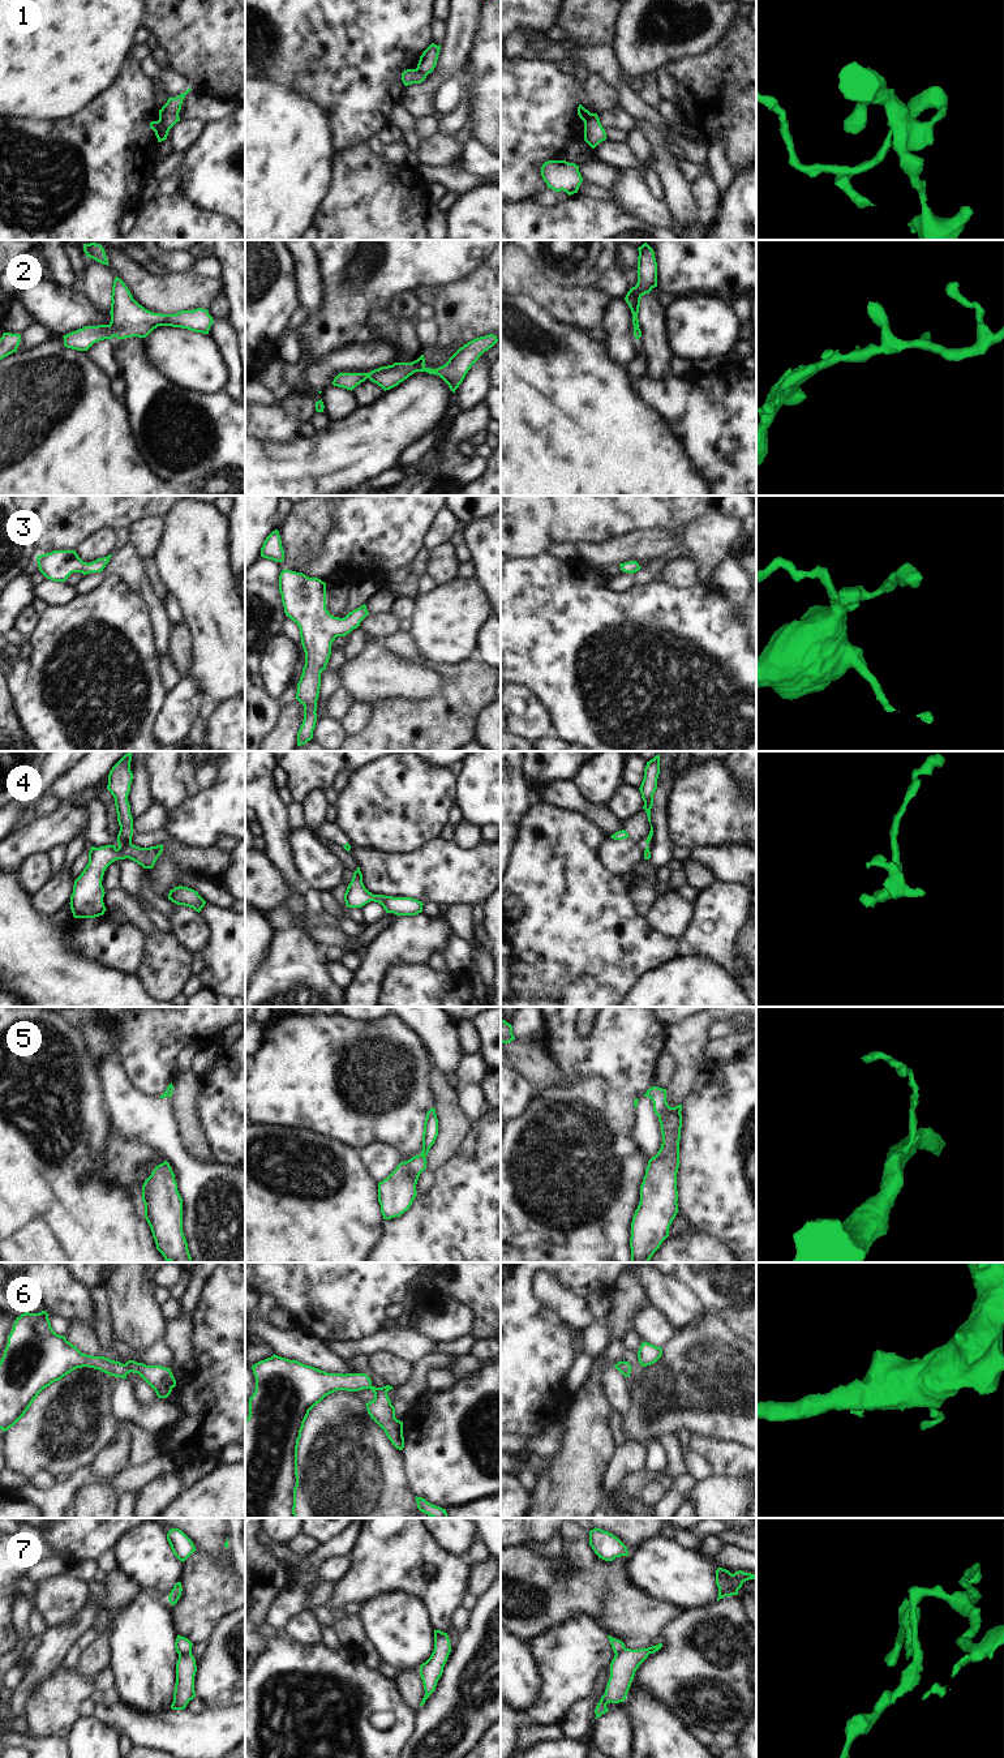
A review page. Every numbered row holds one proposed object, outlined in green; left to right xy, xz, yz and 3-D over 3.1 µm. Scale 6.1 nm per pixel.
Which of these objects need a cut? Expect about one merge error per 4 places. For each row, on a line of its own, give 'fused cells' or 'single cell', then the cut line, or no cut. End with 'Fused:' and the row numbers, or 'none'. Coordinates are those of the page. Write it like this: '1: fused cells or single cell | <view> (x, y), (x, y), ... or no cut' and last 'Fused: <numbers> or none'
1: fused cells | xy (159, 119), (167, 132)
2: single cell | no cut
3: single cell | no cut
4: single cell | no cut
5: single cell | no cut
6: single cell | no cut
7: fused cells | xy (191, 1653), (179, 1656)
Fused: 1, 7

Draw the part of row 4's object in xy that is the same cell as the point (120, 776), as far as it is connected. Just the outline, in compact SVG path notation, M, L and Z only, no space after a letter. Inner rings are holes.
M132 751L125 754L110 771L107 789L115 798L120 831L117 844L100 848L91 846L89 863L74 880L70 896L70 909L74 918L95 918L107 910L103 902L104 888L102 886L106 869L117 859L129 858L143 869L153 869L163 852L163 845L140 848L132 844L133 818L128 794L133 773L130 771Z

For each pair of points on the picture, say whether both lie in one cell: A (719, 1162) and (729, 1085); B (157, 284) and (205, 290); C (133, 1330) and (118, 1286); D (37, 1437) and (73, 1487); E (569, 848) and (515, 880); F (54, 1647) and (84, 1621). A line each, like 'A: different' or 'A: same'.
A: same
B: same
C: same
D: different
E: same
F: same

